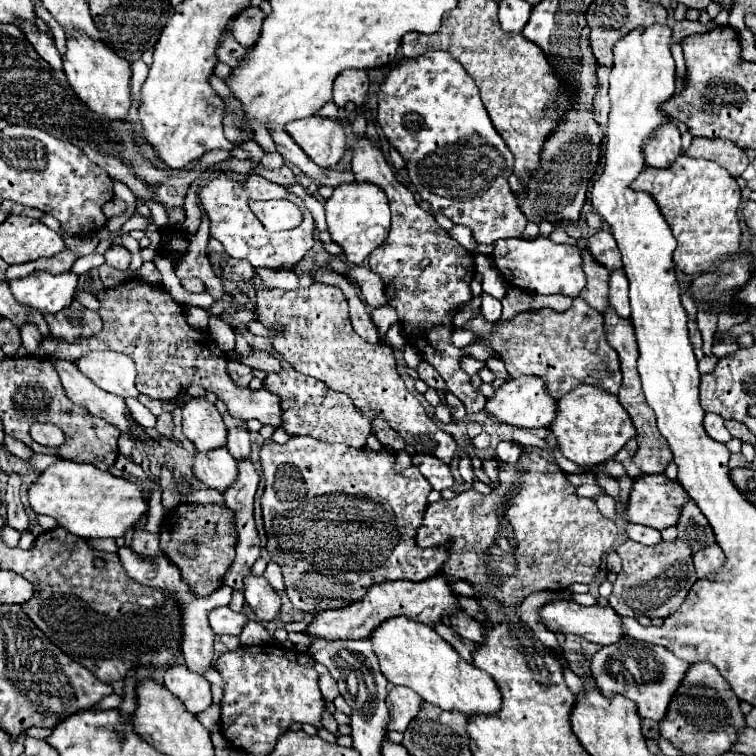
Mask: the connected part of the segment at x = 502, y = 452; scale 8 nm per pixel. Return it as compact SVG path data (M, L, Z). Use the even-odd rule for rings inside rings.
M502 441L496 447L496 457L504 463L516 463L520 453L522 453L522 447L518 443L512 443L512 441Z

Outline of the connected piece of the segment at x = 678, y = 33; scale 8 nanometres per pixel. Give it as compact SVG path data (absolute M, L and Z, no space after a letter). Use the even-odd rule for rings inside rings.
M688 19L676 21L676 25L672 27L672 37L670 37L670 41L672 41L672 43L682 41L684 37L688 37L688 35L692 35L692 33L700 33L700 31L706 31L706 27L702 27L698 21L688 21Z

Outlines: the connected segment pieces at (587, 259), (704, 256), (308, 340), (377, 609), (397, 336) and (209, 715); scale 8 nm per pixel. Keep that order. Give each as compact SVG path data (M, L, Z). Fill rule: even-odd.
M586 247L580 249L584 259L584 273L586 273L586 287L580 291L580 297L590 303L596 311L604 313L608 307L608 275L610 271L604 269L598 261L592 261L592 253Z
M680 155L670 167L654 169L646 167L632 183L632 189L650 193L664 219L668 221L678 247L674 251L674 263L684 273L708 271L720 257L738 253L742 241L742 229L738 221L738 207L742 191L726 169L720 169L714 161L690 159Z
M314 283L310 289L256 289L256 315L266 327L280 329L280 335L272 339L274 351L278 351L296 371L324 381L330 389L346 393L354 407L364 411L370 419L384 417L388 423L406 439L408 445L414 445L420 453L434 455L444 463L450 463L458 451L456 439L438 429L422 403L406 391L402 377L398 375L394 363L394 351L384 341L368 343L364 341L350 323L348 301L340 287Z
M436 575L430 579L424 579L420 583L410 581L386 581L380 585L372 585L364 599L342 607L342 609L330 609L322 611L314 617L314 621L306 627L306 633L318 639L366 639L378 625L392 617L408 617L412 621L424 623L434 627L436 621L442 621L444 617L452 617L452 613L458 613L460 609L460 595L452 591L452 585L446 577Z
M399 322L395 323L390 327L390 329L388 329L386 339L388 339L394 349L404 348L406 345L406 338L404 333L402 333L402 327Z
M210 705L204 713L196 715L196 719L208 729L208 731L216 731L220 729L220 709L216 705Z

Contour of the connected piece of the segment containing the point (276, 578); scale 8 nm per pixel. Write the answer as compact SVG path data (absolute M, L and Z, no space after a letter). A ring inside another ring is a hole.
M272 561L268 563L266 571L264 571L264 577L270 581L270 585L276 589L276 591L282 591L284 589L284 583L282 583L282 571L278 565L274 565Z

